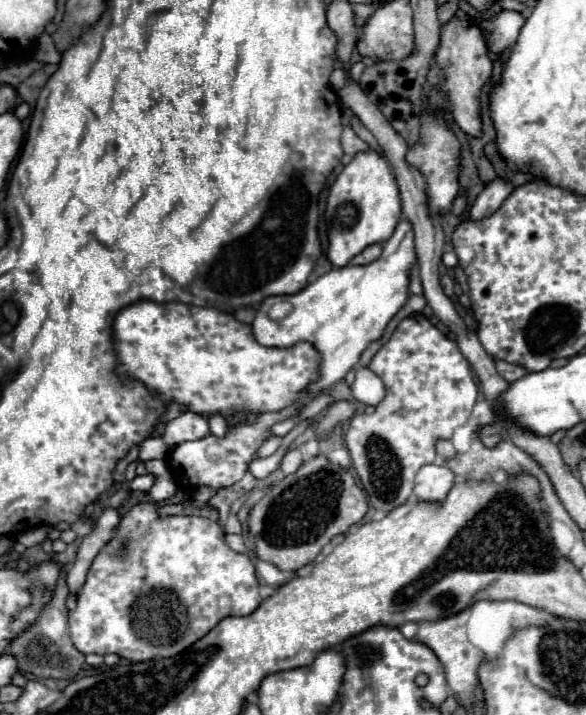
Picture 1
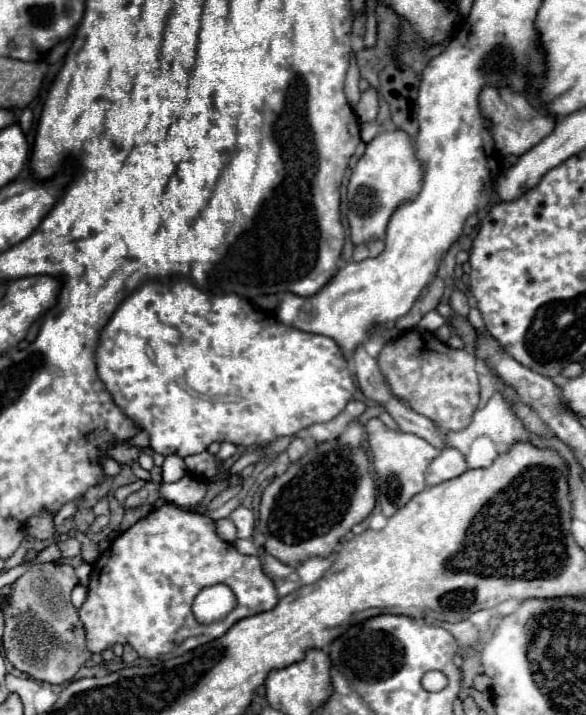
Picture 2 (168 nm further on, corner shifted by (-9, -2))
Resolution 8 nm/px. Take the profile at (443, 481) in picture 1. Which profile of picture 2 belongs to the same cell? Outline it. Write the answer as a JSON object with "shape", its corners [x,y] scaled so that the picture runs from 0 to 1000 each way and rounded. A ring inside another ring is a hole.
{"shape":[[[761,624],[754,627],[754,632],[734,646],[730,652],[730,663],[727,663],[727,674],[734,680],[747,677],[747,674],[758,674],[758,671],[768,671],[768,669],[778,669],[782,663],[795,660],[799,657],[799,649],[795,649],[795,641],[785,629],[771,627],[771,624]]]}

